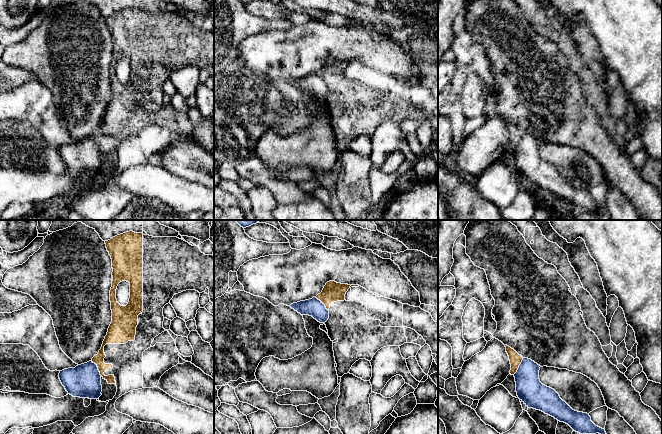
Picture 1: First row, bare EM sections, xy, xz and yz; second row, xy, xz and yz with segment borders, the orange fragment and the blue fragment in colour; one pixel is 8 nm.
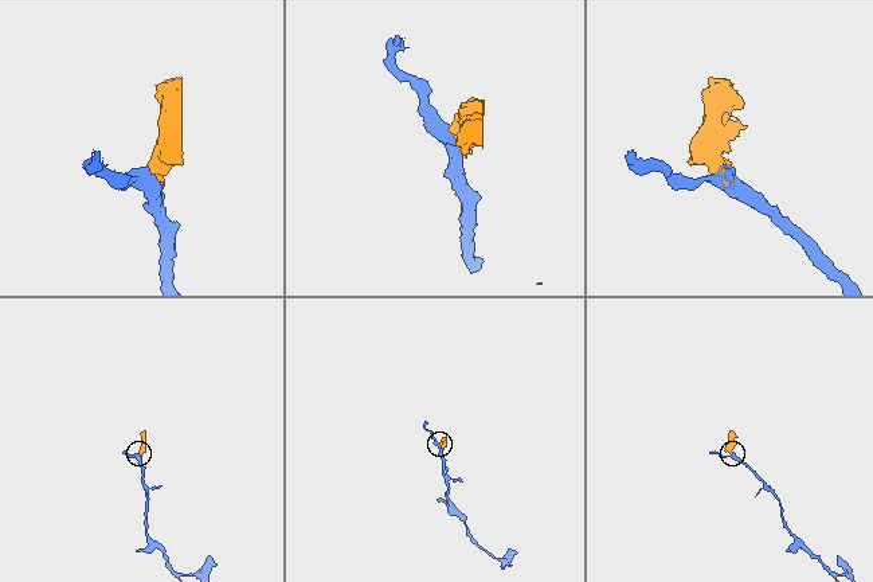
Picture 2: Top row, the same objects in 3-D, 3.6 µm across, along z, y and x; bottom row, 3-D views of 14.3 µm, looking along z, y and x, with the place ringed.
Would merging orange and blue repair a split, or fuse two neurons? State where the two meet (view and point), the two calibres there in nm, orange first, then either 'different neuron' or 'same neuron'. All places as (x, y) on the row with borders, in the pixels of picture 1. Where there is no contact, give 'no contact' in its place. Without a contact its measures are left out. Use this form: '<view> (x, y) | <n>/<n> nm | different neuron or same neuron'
yz (518, 366) | 100/220 nm | different neuron

